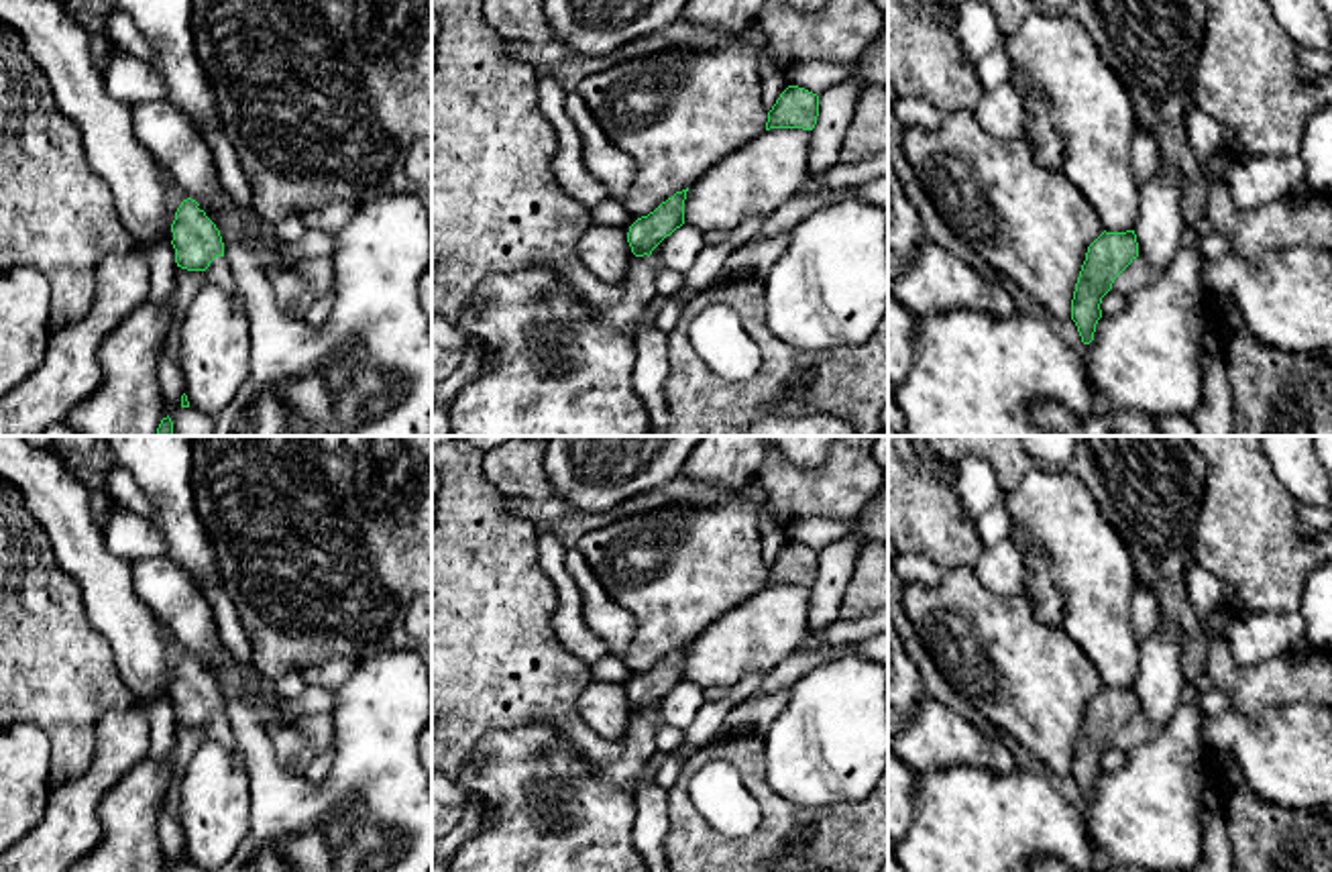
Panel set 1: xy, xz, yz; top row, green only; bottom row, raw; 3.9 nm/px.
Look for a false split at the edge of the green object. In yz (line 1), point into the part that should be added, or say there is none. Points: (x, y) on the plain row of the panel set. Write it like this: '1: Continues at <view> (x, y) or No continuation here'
1: No continuation here

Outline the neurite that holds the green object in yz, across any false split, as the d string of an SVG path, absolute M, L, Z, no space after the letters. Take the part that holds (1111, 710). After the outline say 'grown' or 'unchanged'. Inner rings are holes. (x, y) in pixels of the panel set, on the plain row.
M1134 687L1102 689L1086 709L1073 756L1071 776L1084 801L1094 797L1096 780L1102 774L1102 754L1112 746L1114 735L1139 713Z; unchanged

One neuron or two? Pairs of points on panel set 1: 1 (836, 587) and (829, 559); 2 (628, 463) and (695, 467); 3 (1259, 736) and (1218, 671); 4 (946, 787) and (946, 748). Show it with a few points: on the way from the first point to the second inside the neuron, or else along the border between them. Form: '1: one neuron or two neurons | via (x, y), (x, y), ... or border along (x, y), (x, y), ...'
1: one neuron | via (836, 581), (834, 565)
2: two neurons | border along (689, 457), (681, 471)
3: two neurons | border along (1292, 703), (1261, 714), (1231, 707)
4: two neurons | border along (994, 771), (948, 767), (915, 773)

